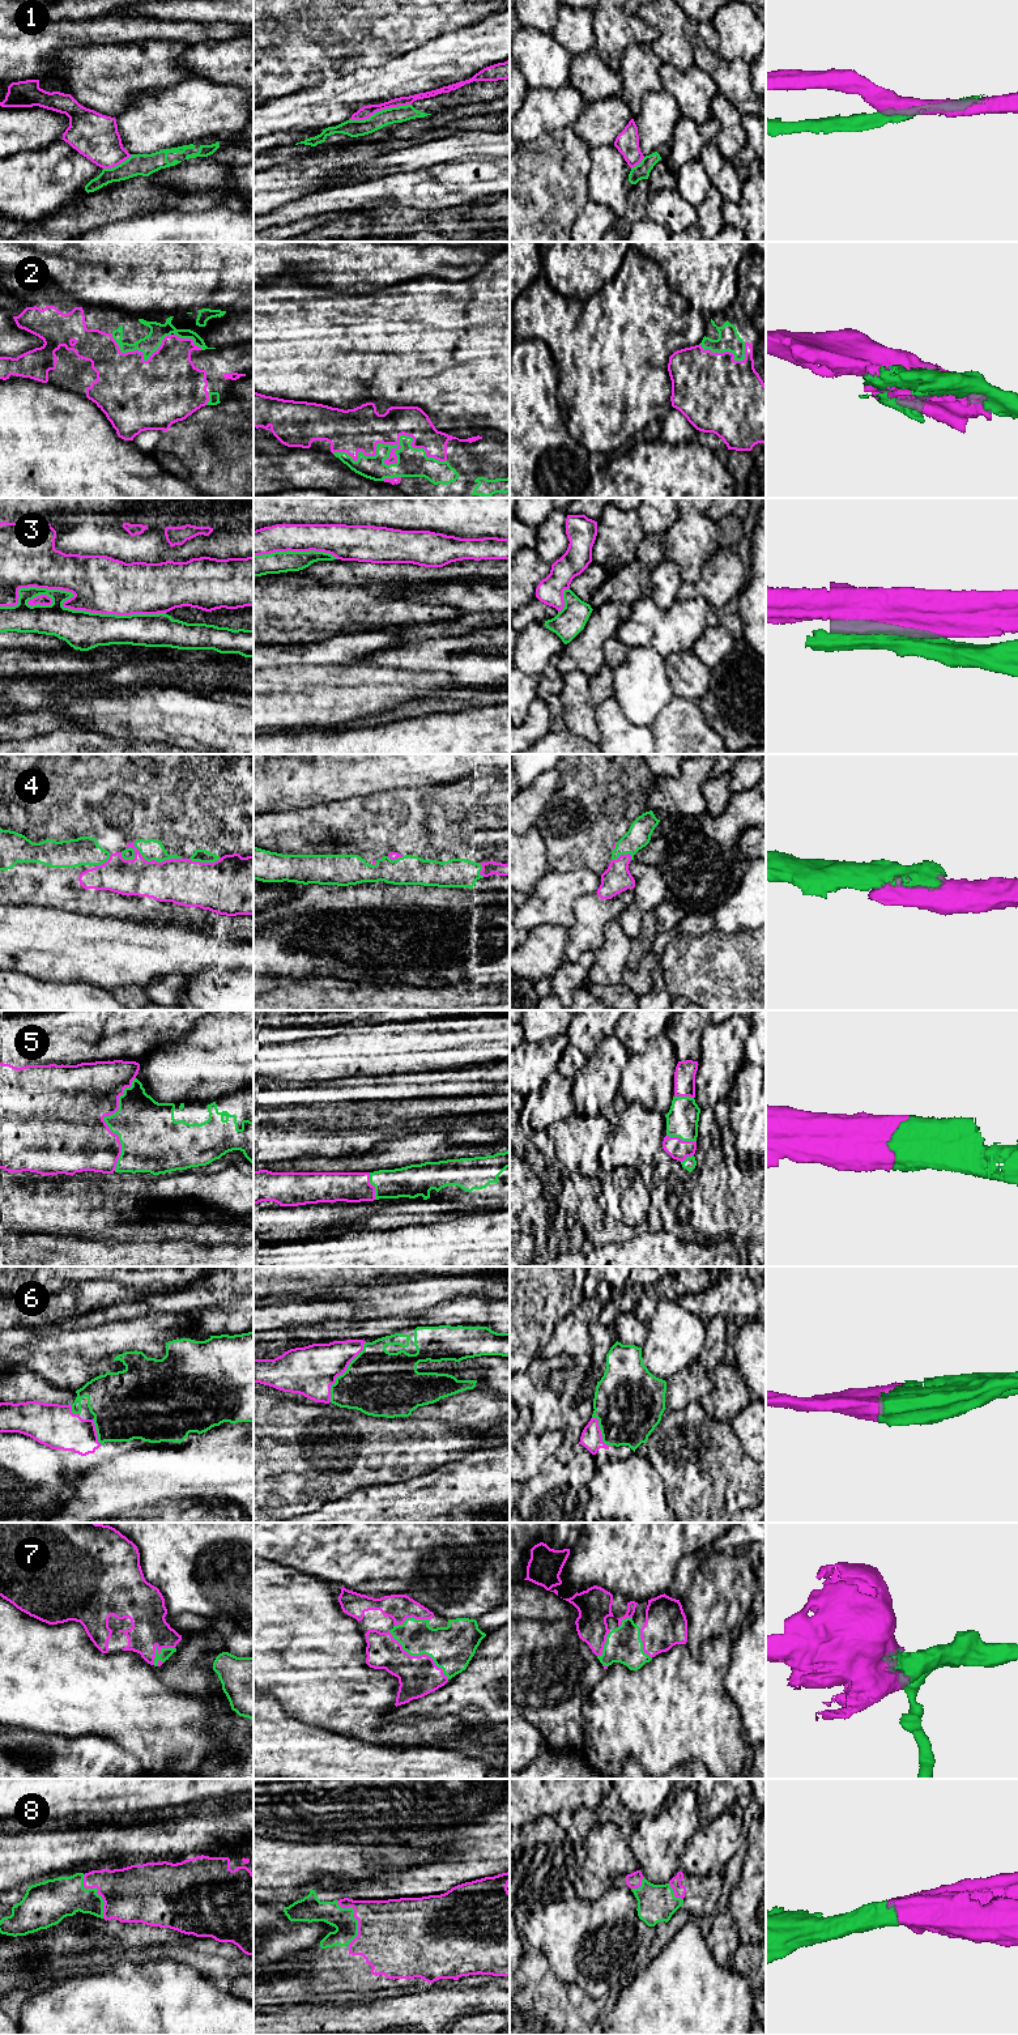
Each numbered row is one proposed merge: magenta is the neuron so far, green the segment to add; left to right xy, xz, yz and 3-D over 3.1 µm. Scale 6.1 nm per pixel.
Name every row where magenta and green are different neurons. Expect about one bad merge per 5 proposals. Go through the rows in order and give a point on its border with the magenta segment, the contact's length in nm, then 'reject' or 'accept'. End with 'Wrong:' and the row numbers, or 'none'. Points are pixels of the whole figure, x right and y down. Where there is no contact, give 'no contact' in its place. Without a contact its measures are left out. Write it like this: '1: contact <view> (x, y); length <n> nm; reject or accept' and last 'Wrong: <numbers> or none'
1: contact xz (379, 110); length 400 nm; reject
2: contact xz (390, 443); length 700 nm; accept
3: contact xy (65, 607); length 1000 nm; reject
4: contact xy (144, 859); length 380 nm; accept
5: contact xy (103, 1120); length 600 nm; accept
6: contact xz (343, 1373); length 440 nm; accept
7: contact xz (421, 1655); length 480 nm; accept
8: contact xy (97, 1891); length 300 nm; accept
Wrong: 1, 3

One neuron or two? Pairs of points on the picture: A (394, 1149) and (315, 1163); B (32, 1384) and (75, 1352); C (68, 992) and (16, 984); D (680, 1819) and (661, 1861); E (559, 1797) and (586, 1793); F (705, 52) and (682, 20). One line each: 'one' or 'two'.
A: one
B: two
C: one
D: one
E: one
F: two

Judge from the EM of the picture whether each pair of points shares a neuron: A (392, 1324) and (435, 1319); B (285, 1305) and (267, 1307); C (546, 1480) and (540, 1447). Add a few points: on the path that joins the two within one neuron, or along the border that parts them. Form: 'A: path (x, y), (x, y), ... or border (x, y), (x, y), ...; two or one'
A: path (403, 1323), (425, 1319); one
B: path (281, 1307), (271, 1307); one
C: border (556, 1454), (550, 1454), (541, 1467), (523, 1484); two

